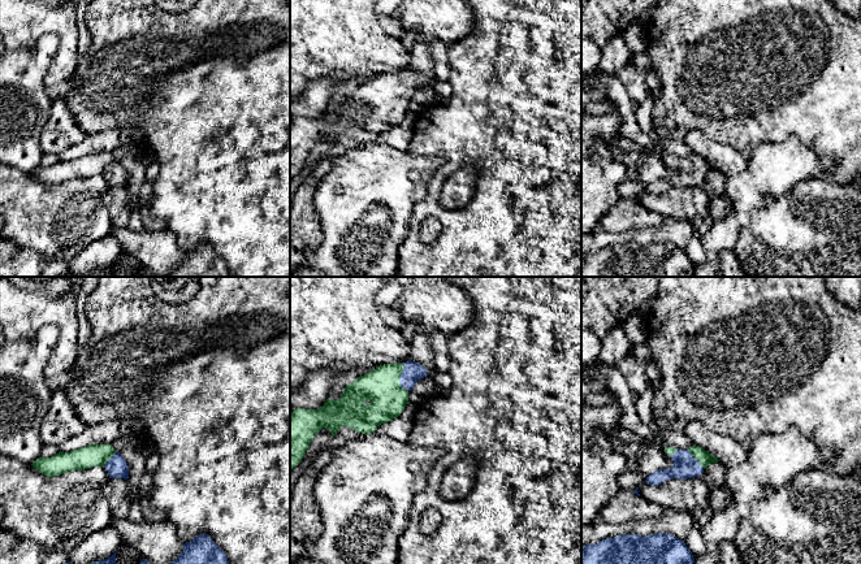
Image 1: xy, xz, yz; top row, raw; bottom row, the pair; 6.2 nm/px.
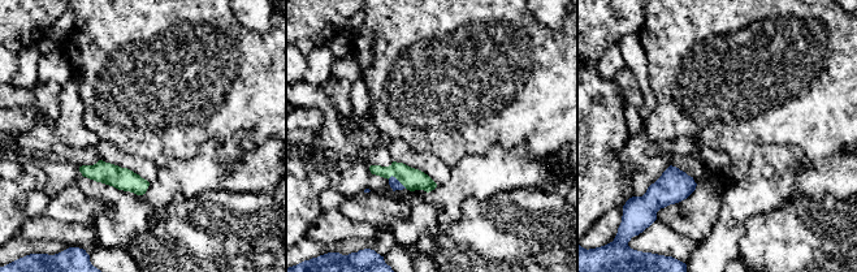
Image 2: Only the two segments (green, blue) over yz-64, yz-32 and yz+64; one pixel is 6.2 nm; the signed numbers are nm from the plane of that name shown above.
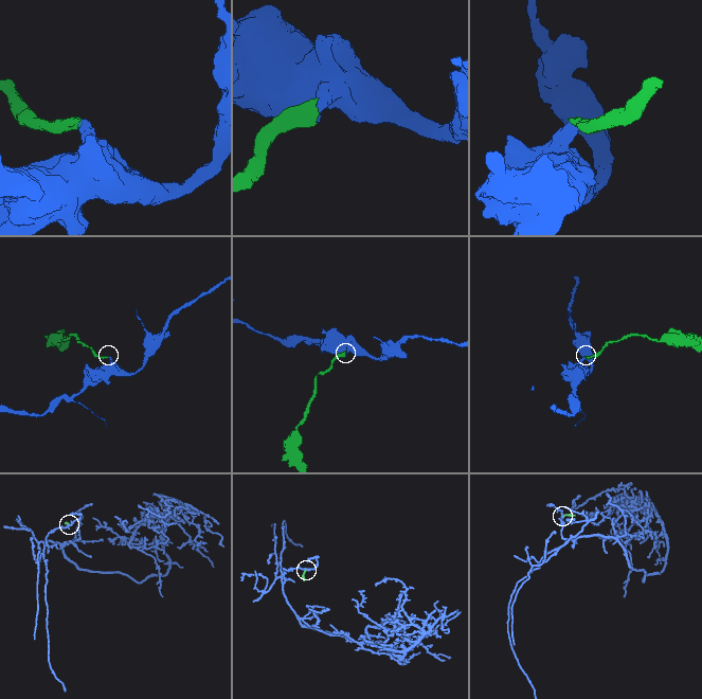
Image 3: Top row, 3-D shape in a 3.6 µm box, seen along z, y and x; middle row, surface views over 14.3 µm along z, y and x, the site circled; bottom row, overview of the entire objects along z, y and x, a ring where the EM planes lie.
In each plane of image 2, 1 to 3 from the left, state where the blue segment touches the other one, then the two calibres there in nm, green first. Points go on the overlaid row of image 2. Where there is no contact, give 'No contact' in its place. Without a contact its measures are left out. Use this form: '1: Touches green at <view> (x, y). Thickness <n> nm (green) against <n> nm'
1: No contact
2: Touches green at yz-32 (397, 178). Thickness 140 nm (green) against 70 nm
3: No contact

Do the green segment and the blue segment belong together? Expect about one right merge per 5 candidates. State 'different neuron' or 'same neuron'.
same neuron

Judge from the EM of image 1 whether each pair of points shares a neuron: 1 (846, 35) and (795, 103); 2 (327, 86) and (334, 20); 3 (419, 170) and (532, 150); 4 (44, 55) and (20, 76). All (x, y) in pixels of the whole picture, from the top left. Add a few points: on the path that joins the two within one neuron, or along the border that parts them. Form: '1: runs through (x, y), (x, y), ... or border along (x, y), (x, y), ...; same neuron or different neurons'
1: runs through (846, 52), (812, 86); same neuron
2: border along (337, 79), (320, 77), (311, 81), (303, 91); different neurons
3: border along (410, 152), (442, 159), (427, 181), (425, 195); different neurons
4: runs through (38, 60), (26, 72); same neuron

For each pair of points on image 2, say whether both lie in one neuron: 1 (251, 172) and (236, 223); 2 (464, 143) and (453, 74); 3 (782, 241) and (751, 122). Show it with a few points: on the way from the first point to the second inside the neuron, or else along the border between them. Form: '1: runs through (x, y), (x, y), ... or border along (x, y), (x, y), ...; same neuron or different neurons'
1: border along (213, 191), (268, 191), (271, 194); different neurons
2: runs through (464, 126), (464, 109), (458, 91); same neuron
3: border along (813, 198), (797, 198), (783, 204); different neurons

